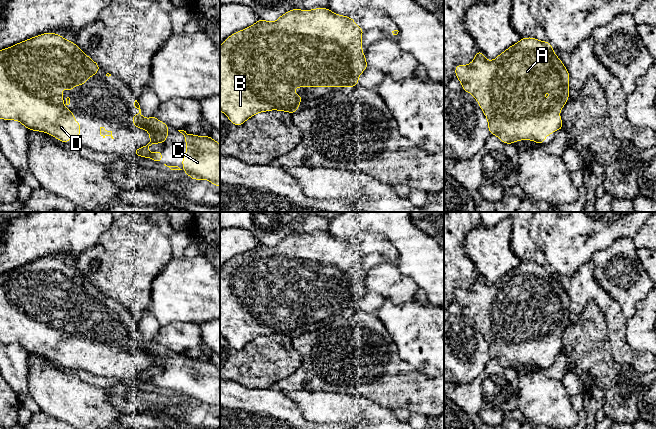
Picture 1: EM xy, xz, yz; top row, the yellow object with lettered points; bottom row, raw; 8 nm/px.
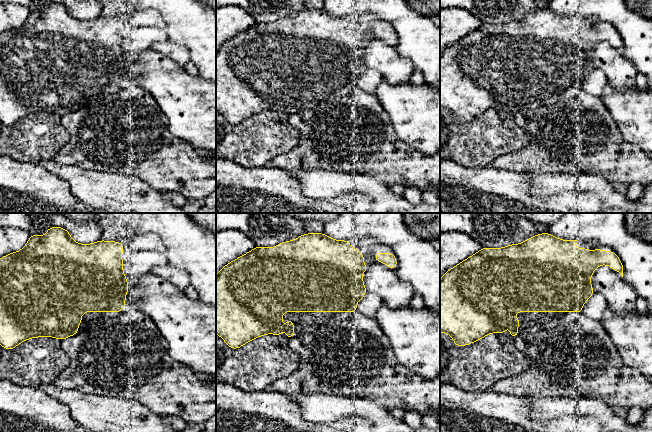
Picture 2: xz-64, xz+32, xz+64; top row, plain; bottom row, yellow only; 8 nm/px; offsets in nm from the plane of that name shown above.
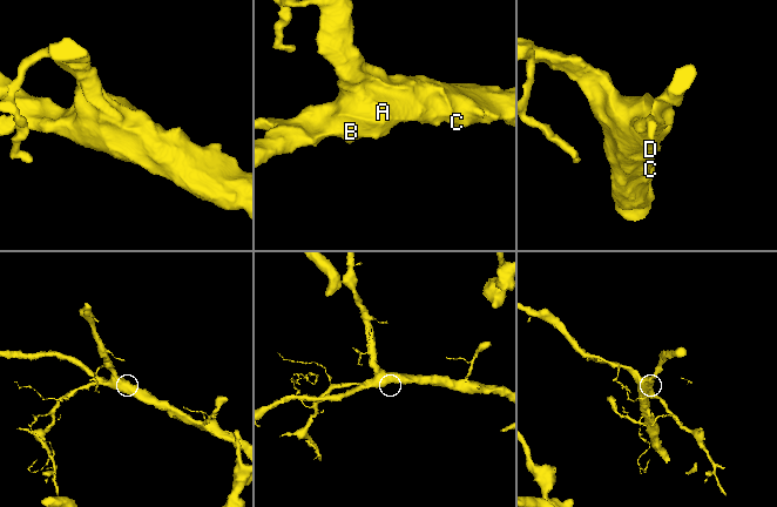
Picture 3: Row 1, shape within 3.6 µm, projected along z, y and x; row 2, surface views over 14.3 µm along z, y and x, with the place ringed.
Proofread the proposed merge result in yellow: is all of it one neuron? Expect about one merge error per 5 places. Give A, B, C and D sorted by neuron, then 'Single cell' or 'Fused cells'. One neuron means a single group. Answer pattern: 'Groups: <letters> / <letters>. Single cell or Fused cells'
Groups: A B C D. Single cell

